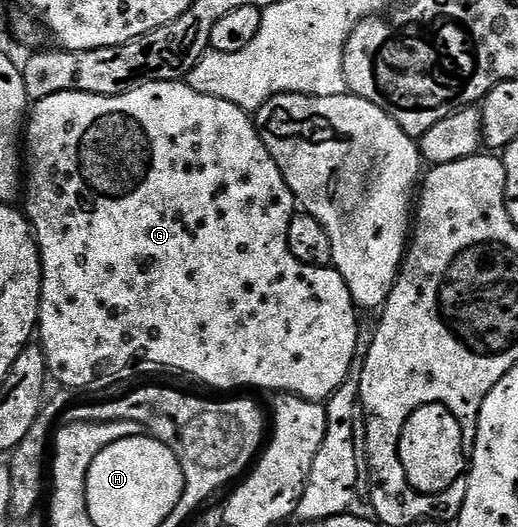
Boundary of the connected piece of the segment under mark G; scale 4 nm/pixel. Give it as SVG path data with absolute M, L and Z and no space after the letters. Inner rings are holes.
M185 81L176 82L143 82L135 90L129 90L126 94L116 96L104 96L103 94L85 94L79 90L68 92L56 92L44 100L33 103L28 114L28 121L24 126L24 198L26 194L26 206L24 213L30 220L35 238L38 239L38 254L42 258L42 302L38 306L37 337L44 356L46 357L46 369L49 377L54 378L62 386L70 390L86 390L98 382L98 374L114 374L133 362L151 362L151 367L165 368L170 372L185 374L195 382L206 388L213 388L223 392L238 392L241 386L255 386L258 390L274 390L278 394L295 394L301 398L311 398L313 402L322 402L334 394L349 374L352 365L353 354L356 352L357 330L360 321L356 313L356 307L352 296L348 292L348 284L340 276L340 272L330 266L309 266L296 256L288 248L288 224L294 219L296 213L296 199L294 193L288 188L280 168L274 157L268 152L264 140L258 135L258 127L255 119L245 110L241 110L236 104L228 100L220 100L216 96L204 96L204 92L196 92Z

